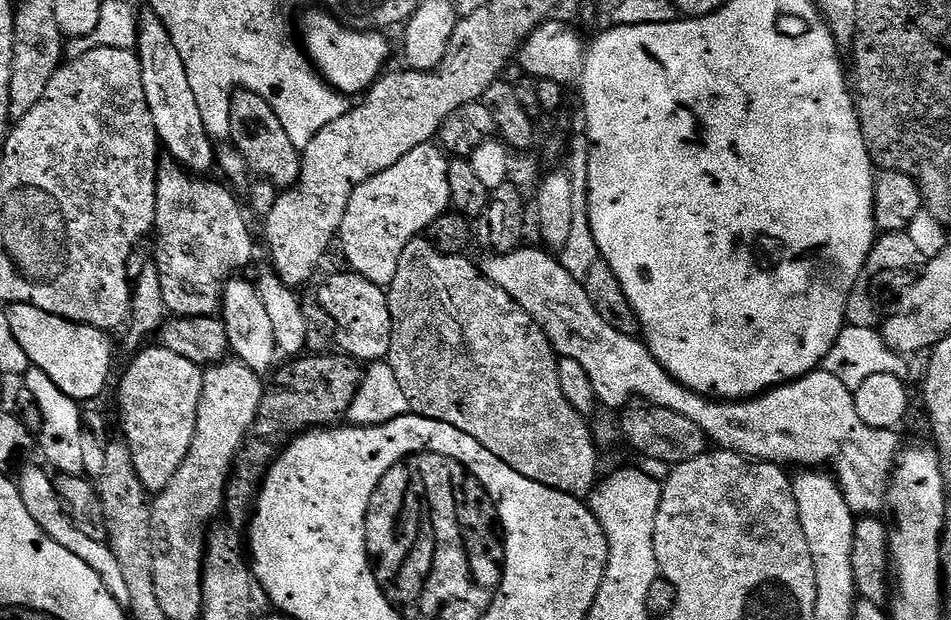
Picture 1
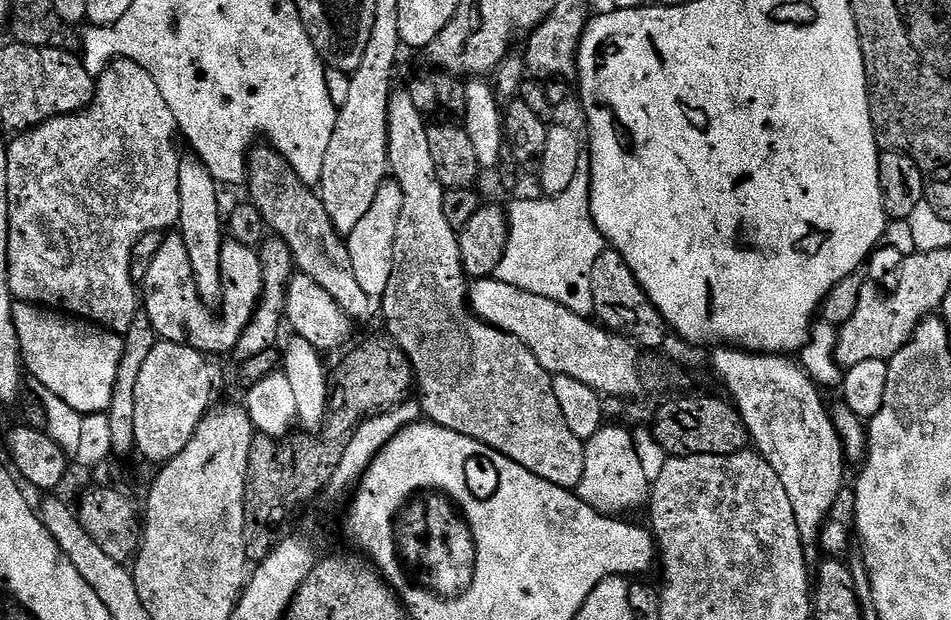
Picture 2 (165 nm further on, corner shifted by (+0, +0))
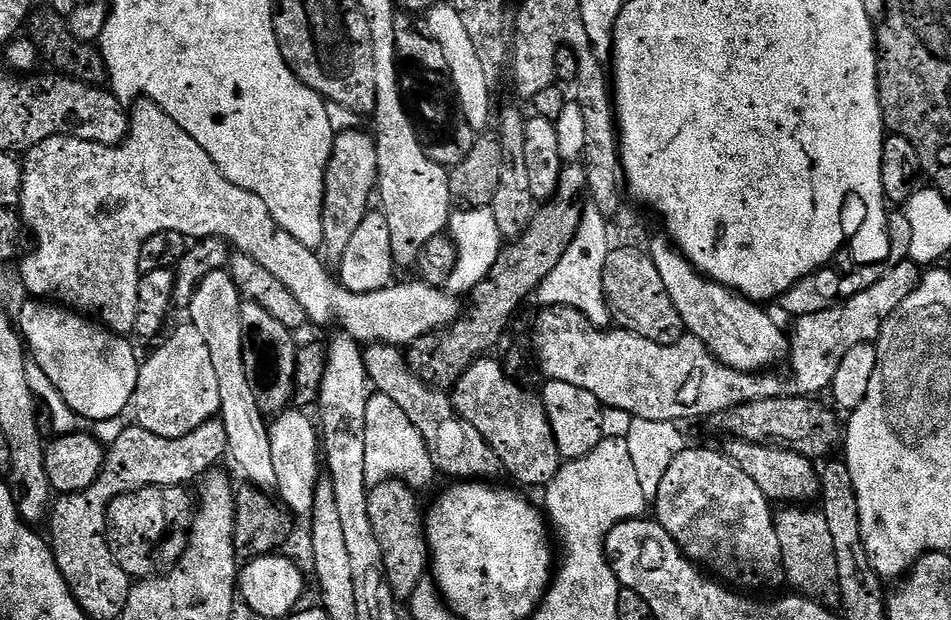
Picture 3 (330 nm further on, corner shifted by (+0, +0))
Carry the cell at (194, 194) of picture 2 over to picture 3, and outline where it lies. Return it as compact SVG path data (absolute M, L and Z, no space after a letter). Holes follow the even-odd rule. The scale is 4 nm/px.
M225 270L206 274L206 278L202 278L200 285L194 288L194 298L186 310L186 316L196 327L198 334L202 334L202 339L206 341L206 347L210 350L210 359L218 378L218 398L220 399L218 419L226 426L227 459L236 463L237 470L248 479L245 481L251 487L275 489L278 478L274 474L274 458L270 455L269 421L264 411L258 406L258 398L254 398L252 379L246 374L244 339L242 338L242 297L232 273Z

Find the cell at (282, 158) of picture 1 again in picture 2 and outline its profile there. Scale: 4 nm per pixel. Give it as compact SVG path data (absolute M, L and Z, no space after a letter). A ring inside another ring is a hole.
M271 146L253 147L248 154L248 175L246 189L251 203L256 205L262 214L265 225L272 228L277 237L290 246L292 263L303 275L314 278L338 306L353 322L368 320L372 316L373 297L362 290L358 277L354 275L354 262L350 262L350 250L345 237L341 236L336 227L330 222L326 208L322 206L319 195L310 190L298 178L295 170L286 162L282 153Z

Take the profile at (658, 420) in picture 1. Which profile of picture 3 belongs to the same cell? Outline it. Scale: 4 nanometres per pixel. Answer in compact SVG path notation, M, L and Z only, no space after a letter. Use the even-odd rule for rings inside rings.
M799 394L755 400L719 412L718 415L711 417L710 424L721 428L726 434L725 437L754 442L758 446L774 446L782 450L790 450L794 454L802 454L807 460L820 462L831 457L835 453L832 452L835 448L837 451L841 447L842 420L835 416L837 413L831 407L828 409L818 401L819 399Z

